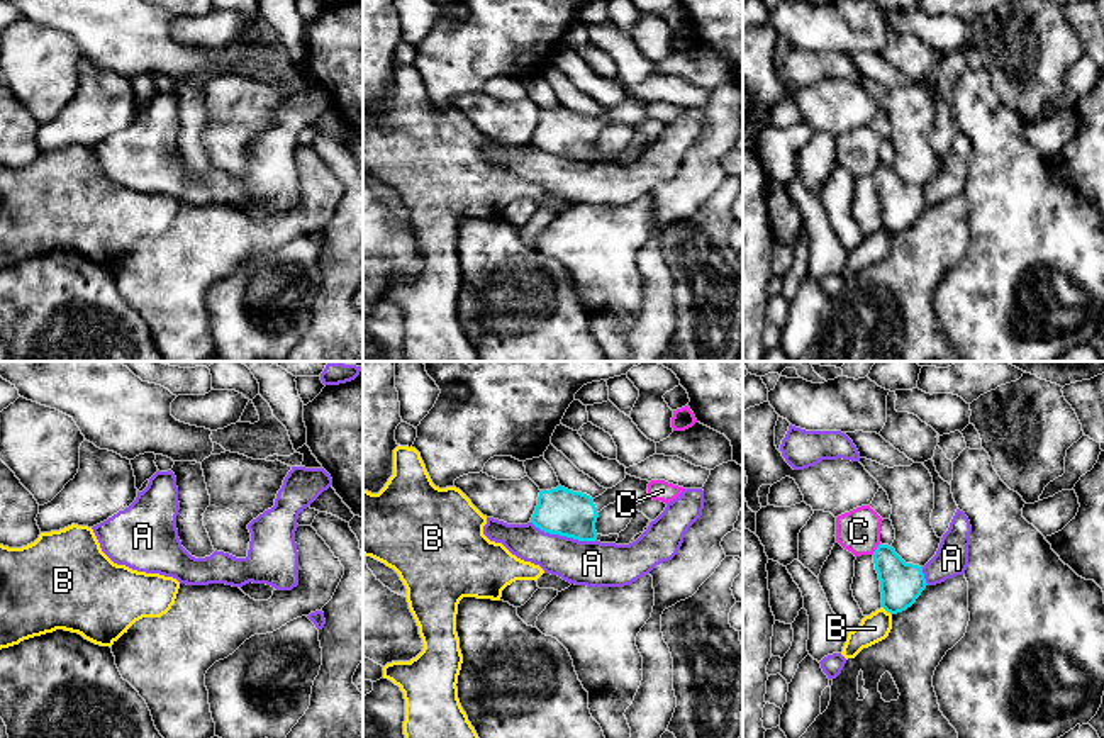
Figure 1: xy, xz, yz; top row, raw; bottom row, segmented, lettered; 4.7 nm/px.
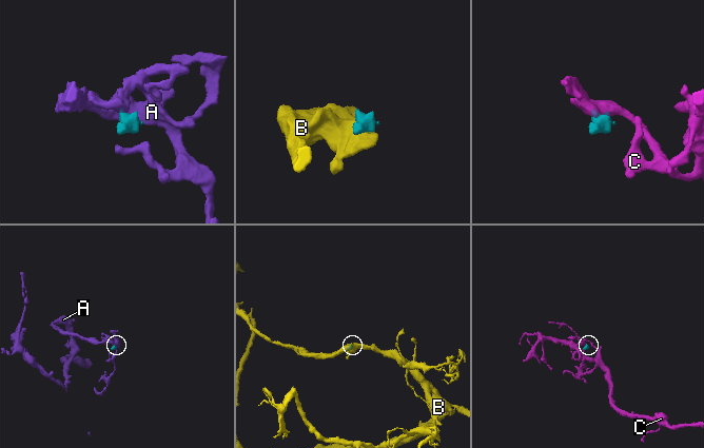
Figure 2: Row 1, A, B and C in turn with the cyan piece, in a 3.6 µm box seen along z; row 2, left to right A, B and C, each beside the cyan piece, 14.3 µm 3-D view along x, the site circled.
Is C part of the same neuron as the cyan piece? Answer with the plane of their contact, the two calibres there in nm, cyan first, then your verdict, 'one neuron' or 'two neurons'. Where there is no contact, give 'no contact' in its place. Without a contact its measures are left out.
contact in yz; calibres 200 and 200 nm; two neurons

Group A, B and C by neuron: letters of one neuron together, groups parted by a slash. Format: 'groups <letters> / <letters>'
groups A / B / C

